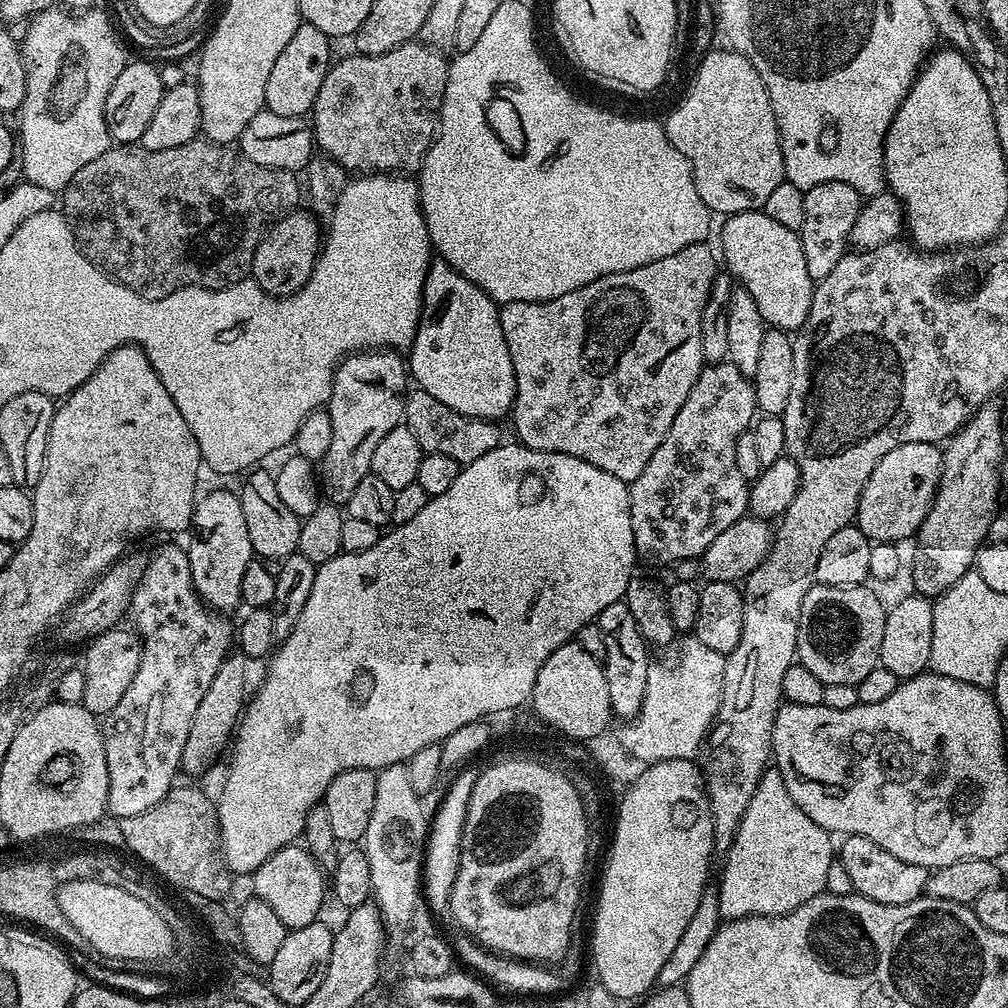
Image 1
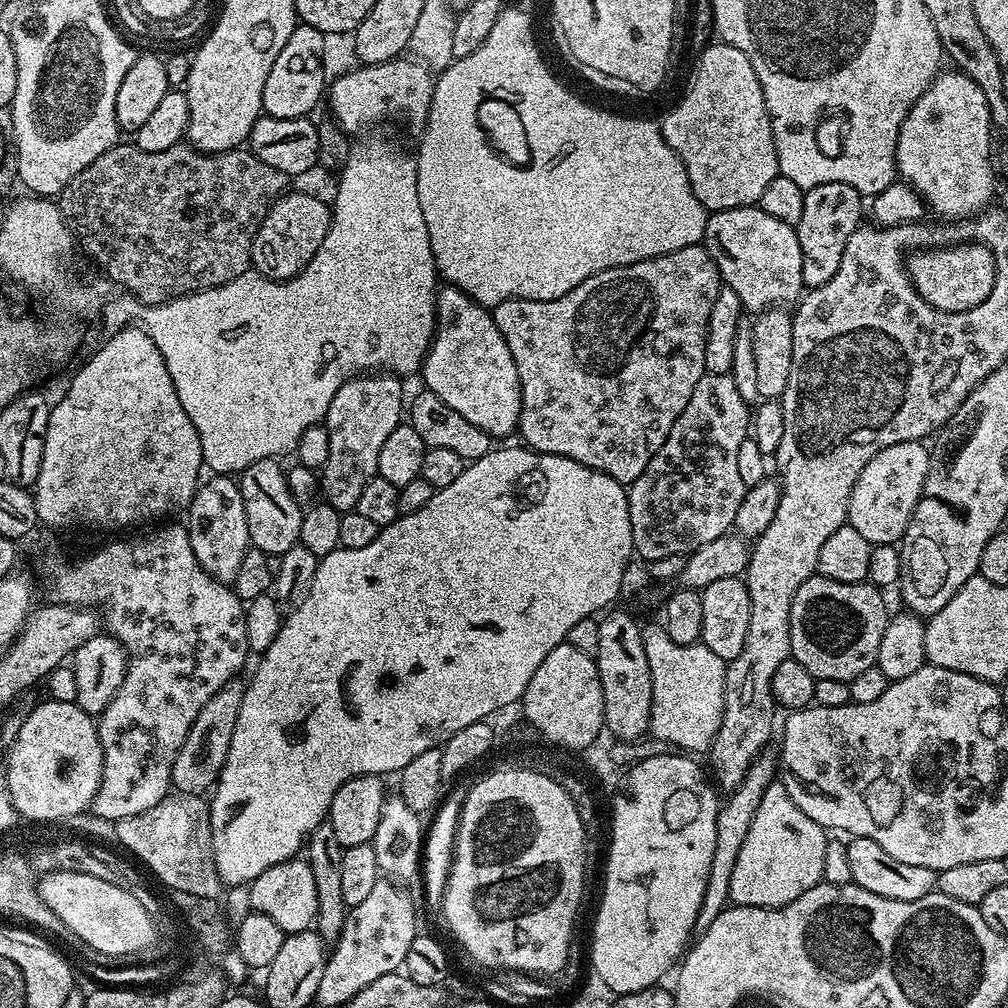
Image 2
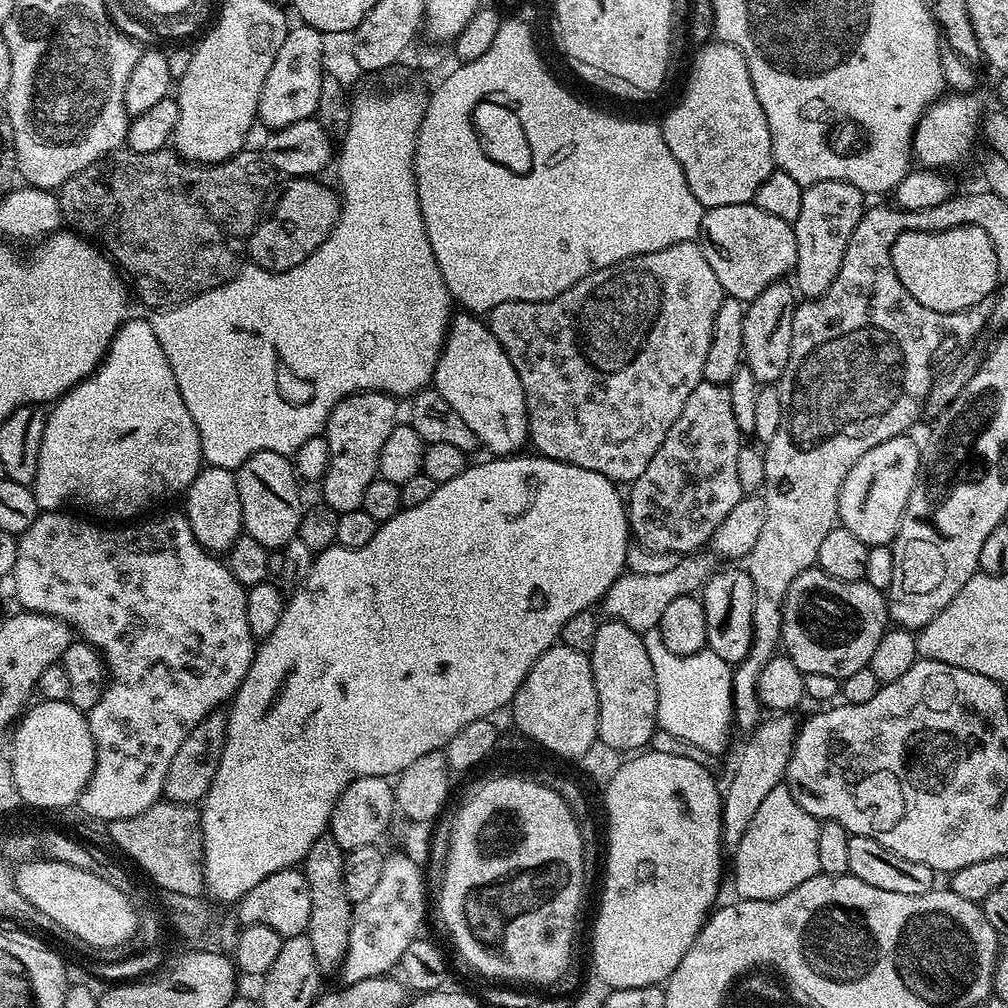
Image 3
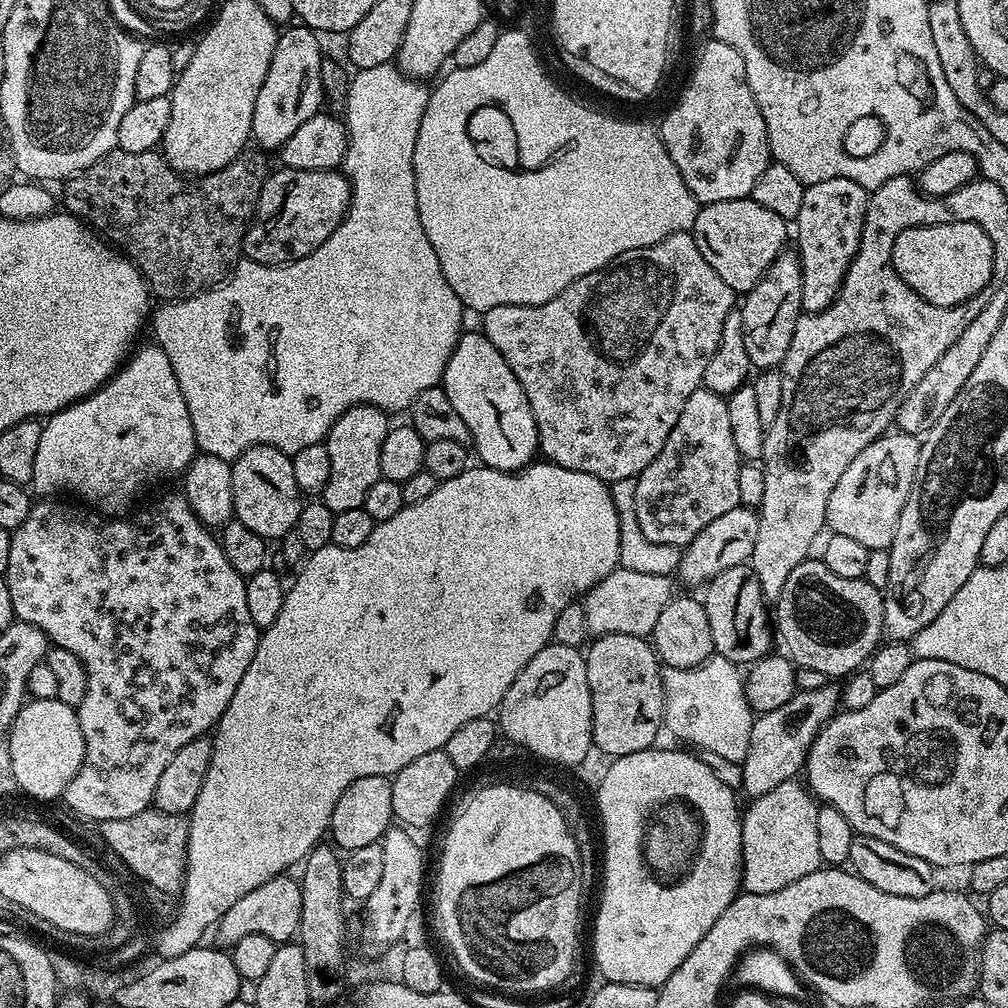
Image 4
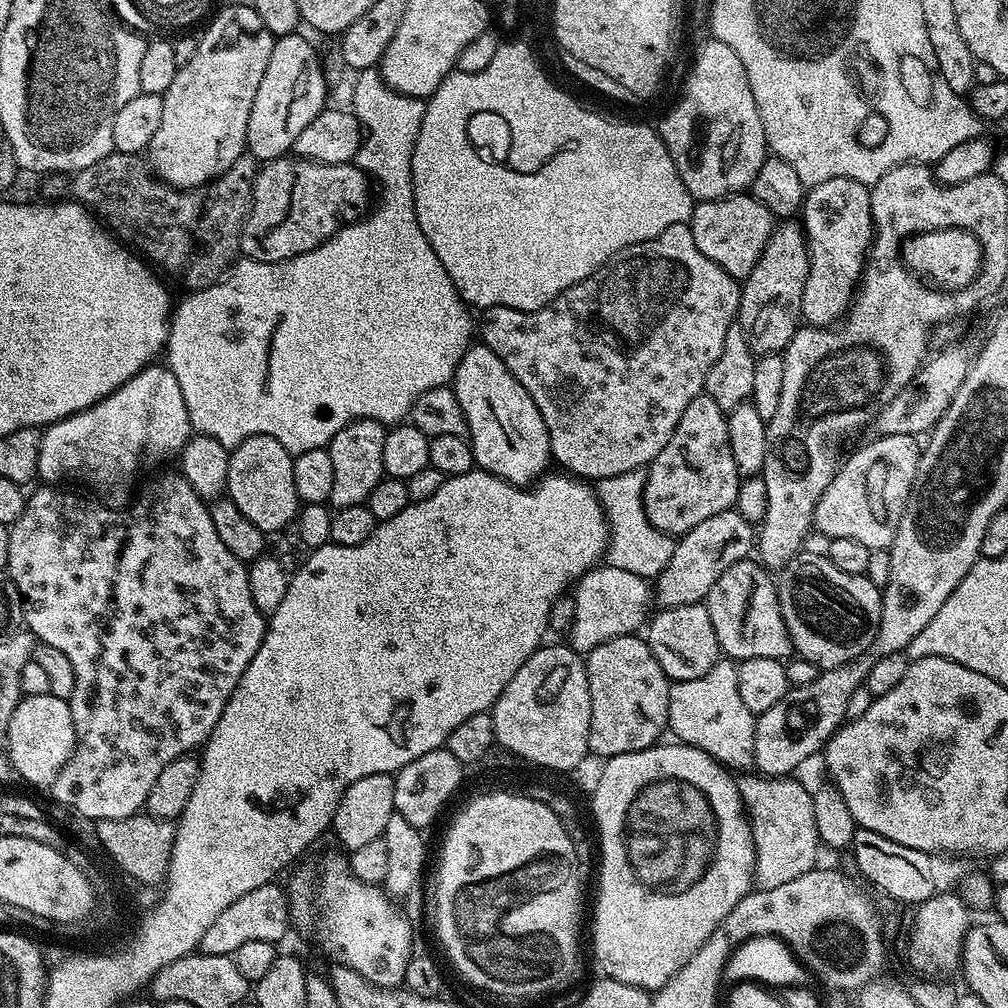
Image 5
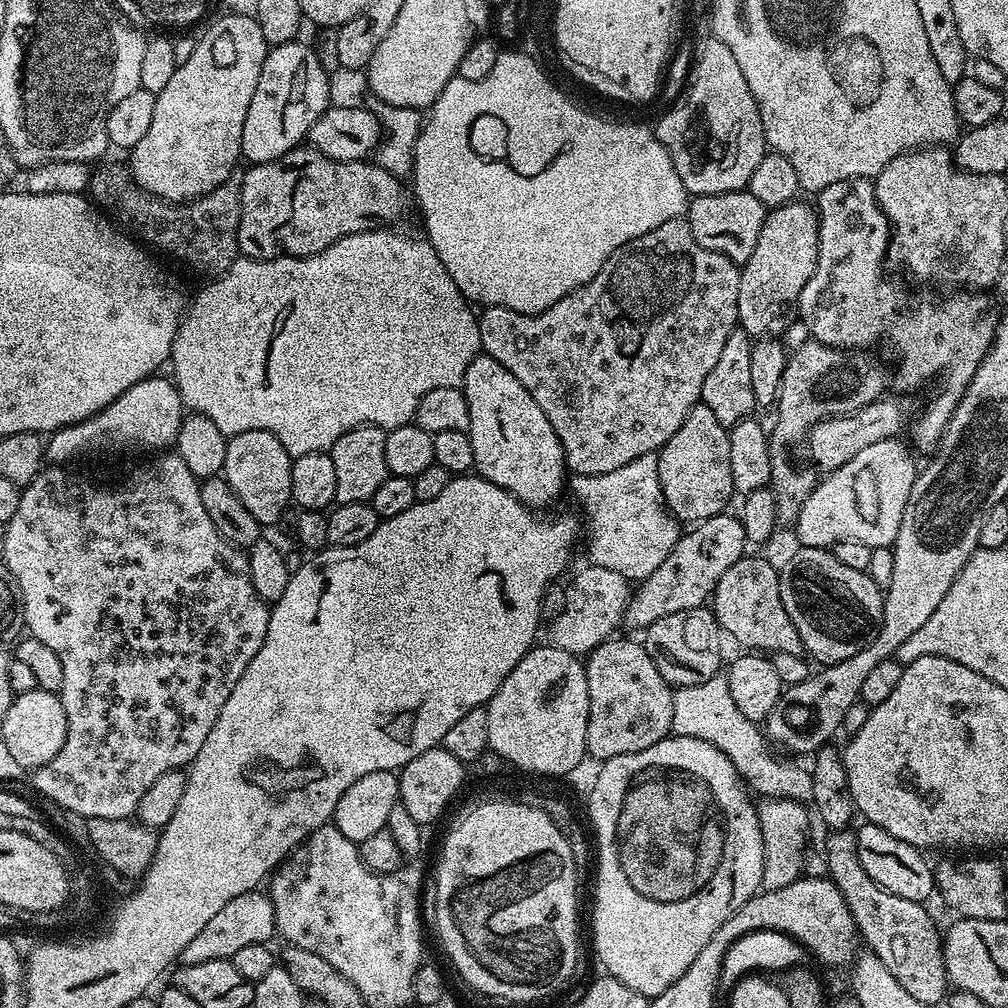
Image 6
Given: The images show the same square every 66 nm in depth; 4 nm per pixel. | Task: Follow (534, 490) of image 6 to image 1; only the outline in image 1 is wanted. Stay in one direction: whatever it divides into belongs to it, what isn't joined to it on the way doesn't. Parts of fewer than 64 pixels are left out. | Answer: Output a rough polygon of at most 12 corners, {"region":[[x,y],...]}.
{"region":[[429,267],[406,364],[450,410],[503,421],[516,400],[499,307]]}

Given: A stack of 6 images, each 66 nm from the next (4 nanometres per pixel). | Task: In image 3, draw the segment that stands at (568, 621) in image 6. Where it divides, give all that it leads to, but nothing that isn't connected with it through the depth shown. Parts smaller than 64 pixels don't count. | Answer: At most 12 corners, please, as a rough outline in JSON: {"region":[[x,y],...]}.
{"region":[[707,551],[666,574],[625,571],[603,615],[641,634],[674,598],[699,593],[717,568]]}

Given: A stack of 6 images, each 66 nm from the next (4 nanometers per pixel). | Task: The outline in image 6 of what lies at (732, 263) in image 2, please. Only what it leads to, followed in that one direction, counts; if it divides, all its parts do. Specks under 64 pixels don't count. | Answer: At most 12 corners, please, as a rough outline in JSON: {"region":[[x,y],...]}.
{"region":[[745,190],[692,196],[694,238],[743,266],[764,204]]}

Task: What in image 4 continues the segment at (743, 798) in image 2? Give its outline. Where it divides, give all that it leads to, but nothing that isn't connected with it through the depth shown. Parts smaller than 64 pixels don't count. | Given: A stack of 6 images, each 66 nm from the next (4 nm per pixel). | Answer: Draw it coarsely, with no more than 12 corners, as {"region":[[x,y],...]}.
{"region":[[840,688],[796,691],[753,719],[740,784],[755,798],[797,779],[837,715]]}

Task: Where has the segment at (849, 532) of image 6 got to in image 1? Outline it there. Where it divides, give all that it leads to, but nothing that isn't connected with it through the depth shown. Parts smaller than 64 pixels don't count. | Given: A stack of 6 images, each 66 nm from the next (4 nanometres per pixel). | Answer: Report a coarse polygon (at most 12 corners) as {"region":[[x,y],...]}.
{"region":[[899,444],[866,482],[856,527],[881,544],[915,537],[944,457]]}

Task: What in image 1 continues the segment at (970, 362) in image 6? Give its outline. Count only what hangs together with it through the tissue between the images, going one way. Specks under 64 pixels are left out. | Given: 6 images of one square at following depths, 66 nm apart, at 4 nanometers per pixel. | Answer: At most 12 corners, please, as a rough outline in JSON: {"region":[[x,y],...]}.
{"region":[[846,182],[807,189],[798,233],[819,282],[849,251],[862,197]]}

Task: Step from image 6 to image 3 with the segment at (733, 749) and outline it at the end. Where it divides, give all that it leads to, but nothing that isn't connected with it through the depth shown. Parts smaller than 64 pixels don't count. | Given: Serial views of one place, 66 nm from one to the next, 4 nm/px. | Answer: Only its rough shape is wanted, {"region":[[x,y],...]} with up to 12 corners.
{"region":[[643,633],[656,723],[704,752],[734,733],[733,665]]}

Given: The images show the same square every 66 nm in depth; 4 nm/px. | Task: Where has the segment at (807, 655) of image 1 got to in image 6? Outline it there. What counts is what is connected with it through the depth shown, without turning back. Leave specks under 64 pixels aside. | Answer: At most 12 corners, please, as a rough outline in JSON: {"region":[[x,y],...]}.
{"region":[[827,548],[779,565],[782,606],[817,665],[878,634],[884,592]]}

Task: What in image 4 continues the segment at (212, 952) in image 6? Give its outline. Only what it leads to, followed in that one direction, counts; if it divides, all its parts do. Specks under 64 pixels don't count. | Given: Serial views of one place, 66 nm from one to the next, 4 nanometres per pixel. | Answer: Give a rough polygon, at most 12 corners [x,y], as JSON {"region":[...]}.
{"region":[[275,876],[238,898],[215,929],[221,945],[300,931],[299,879]]}

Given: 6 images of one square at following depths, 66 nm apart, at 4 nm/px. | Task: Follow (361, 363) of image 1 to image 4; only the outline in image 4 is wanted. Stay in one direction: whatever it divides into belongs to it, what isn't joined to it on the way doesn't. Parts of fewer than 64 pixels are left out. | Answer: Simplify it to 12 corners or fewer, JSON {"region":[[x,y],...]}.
{"region":[[359,404],[329,430],[331,512],[381,480],[389,413]]}

